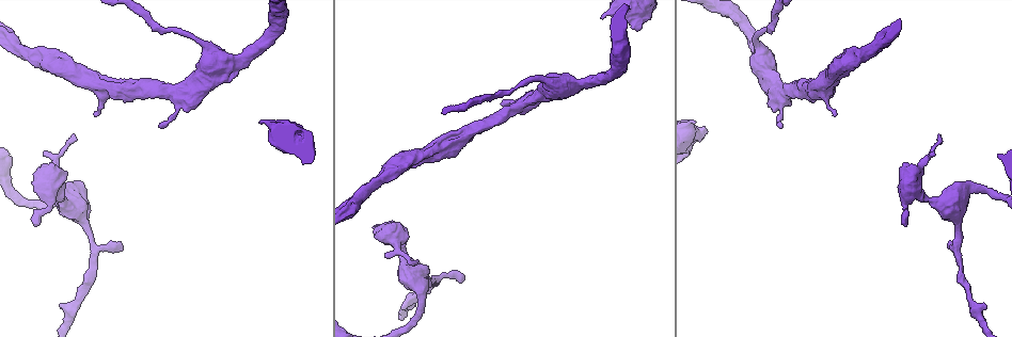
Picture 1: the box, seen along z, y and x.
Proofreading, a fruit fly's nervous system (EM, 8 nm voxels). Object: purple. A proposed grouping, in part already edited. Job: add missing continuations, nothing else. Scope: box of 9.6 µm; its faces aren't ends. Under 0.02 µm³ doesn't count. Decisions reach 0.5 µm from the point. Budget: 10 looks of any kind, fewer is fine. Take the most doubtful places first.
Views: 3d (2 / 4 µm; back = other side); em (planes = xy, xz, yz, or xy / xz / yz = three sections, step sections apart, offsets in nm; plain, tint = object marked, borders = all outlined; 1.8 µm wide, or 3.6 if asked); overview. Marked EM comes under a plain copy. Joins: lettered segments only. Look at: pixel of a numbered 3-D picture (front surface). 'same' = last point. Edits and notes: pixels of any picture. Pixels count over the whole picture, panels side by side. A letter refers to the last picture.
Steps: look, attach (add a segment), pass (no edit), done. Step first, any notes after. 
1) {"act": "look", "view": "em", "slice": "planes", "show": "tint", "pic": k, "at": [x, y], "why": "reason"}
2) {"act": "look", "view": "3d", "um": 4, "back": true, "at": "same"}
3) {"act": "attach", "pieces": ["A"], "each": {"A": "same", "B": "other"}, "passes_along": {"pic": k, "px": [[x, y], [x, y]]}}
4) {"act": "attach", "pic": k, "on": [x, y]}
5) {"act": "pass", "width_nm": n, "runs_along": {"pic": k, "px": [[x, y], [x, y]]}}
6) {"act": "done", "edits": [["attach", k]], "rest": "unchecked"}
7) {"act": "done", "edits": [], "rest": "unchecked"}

{"act": "look", "view": "em", "slice": "xz", "step": 16, "show": "borders", "pic": 1, "at": [259, 123], "why": "an open end"}

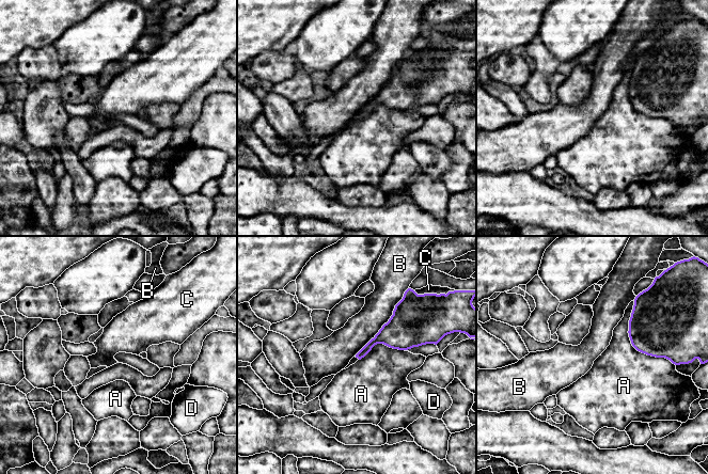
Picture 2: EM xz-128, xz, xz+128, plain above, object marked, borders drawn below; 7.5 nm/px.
{"act": "look", "view": "em", "slice": "planes", "show": "borders", "at": "same", "why": "another direction"}

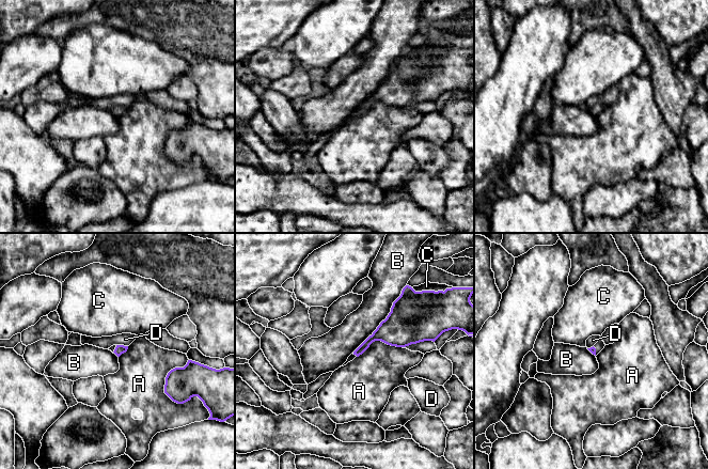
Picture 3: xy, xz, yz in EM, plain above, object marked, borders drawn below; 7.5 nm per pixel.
{"act": "pass", "each": {"A": "other", "B": "other", "C": "other", "D": "other"}, "border": {"pic": 3, "px": [[400, 294], [389, 314], [352, 352]]}, "found": "none of them fits"}

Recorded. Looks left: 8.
{"act": "look", "view": "em", "slice": "planes", "show": "borders", "pic": 1, "at": [72, 135], "why": "branch stops here"}

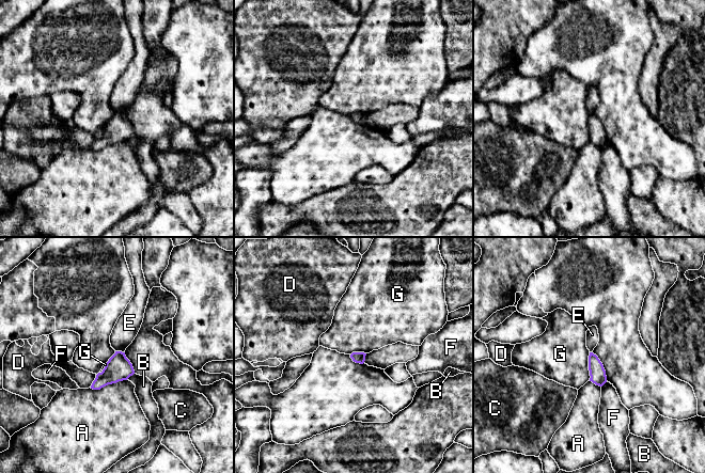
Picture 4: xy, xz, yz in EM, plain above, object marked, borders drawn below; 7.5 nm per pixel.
{"act": "pass", "each": {"A": "other", "B": "other", "C": "other", "D": "other", "E": "other", "F": "other", "G": "other"}, "border": {"pic": 4, "px": [[590, 352], [589, 380]]}, "found": "none of them fits"}

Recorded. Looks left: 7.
{"act": "look", "view": "em", "slice": "planes", "show": "tint", "pic": 1, "at": [376, 224], "why": "branch stops here"}

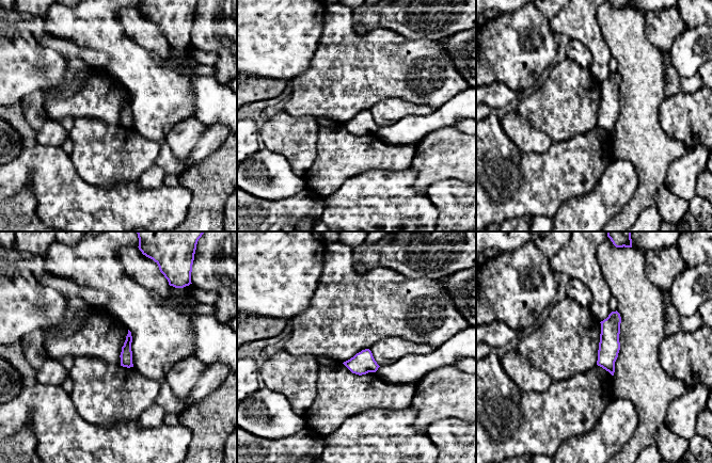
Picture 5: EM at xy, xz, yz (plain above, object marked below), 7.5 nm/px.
{"act": "look", "view": "em", "slice": "planes", "show": "borders", "at": "same", "why": "see the neighbours"}

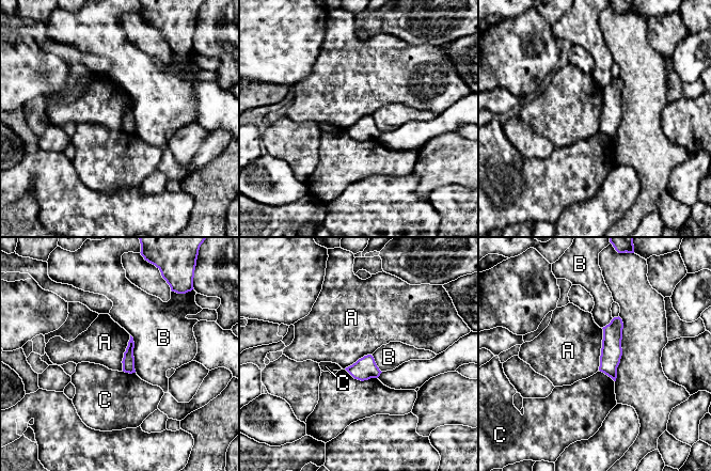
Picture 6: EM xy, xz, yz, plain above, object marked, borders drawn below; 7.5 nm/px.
{"act": "pass", "each": {"A": "other", "B": "other", "C": "other"}, "runs_along": {"pic": 6, "px": [[617, 319], [612, 335], [613, 375]]}, "found": "none of them fits"}

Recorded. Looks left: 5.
{"act": "look", "view": "em", "slice": "planes", "show": "tint", "pic": 1, "at": [463, 281], "why": "free end"}

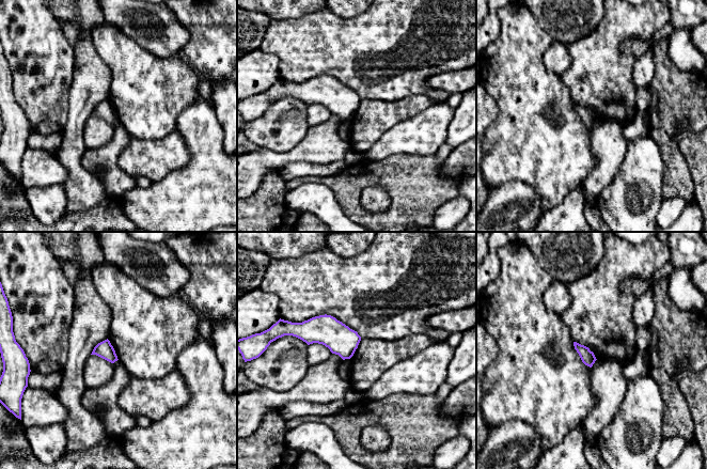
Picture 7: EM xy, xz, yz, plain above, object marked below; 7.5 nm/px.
{"act": "look", "view": "em", "slice": "planes", "show": "borders", "at": "same", "why": "see the neighbours"}

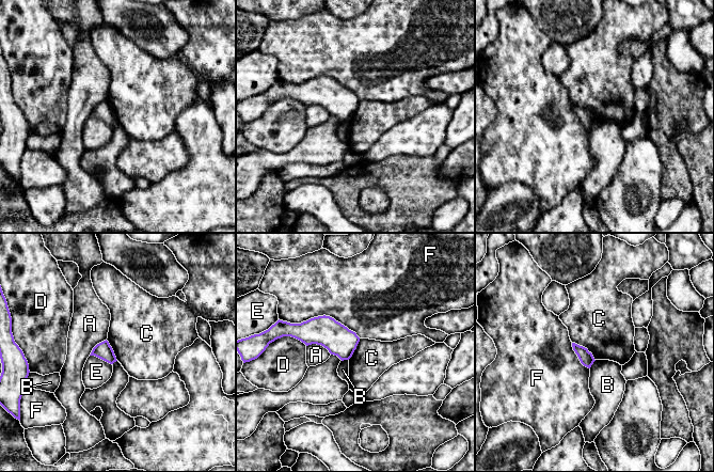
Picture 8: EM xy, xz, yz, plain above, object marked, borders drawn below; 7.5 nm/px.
{"act": "pass", "longest_contact_nm": ["F", 550], "each": {"A": "other", "B": "other", "C": "other", "D": "other", "E": "other", "F": "other"}, "border": {"pic": 8, "px": [[572, 342], [584, 346], [594, 360]]}, "found": "no lettered segment goes on from it"}

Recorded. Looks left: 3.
{"act": "done", "edits": [], "rest": "unchecked"}

